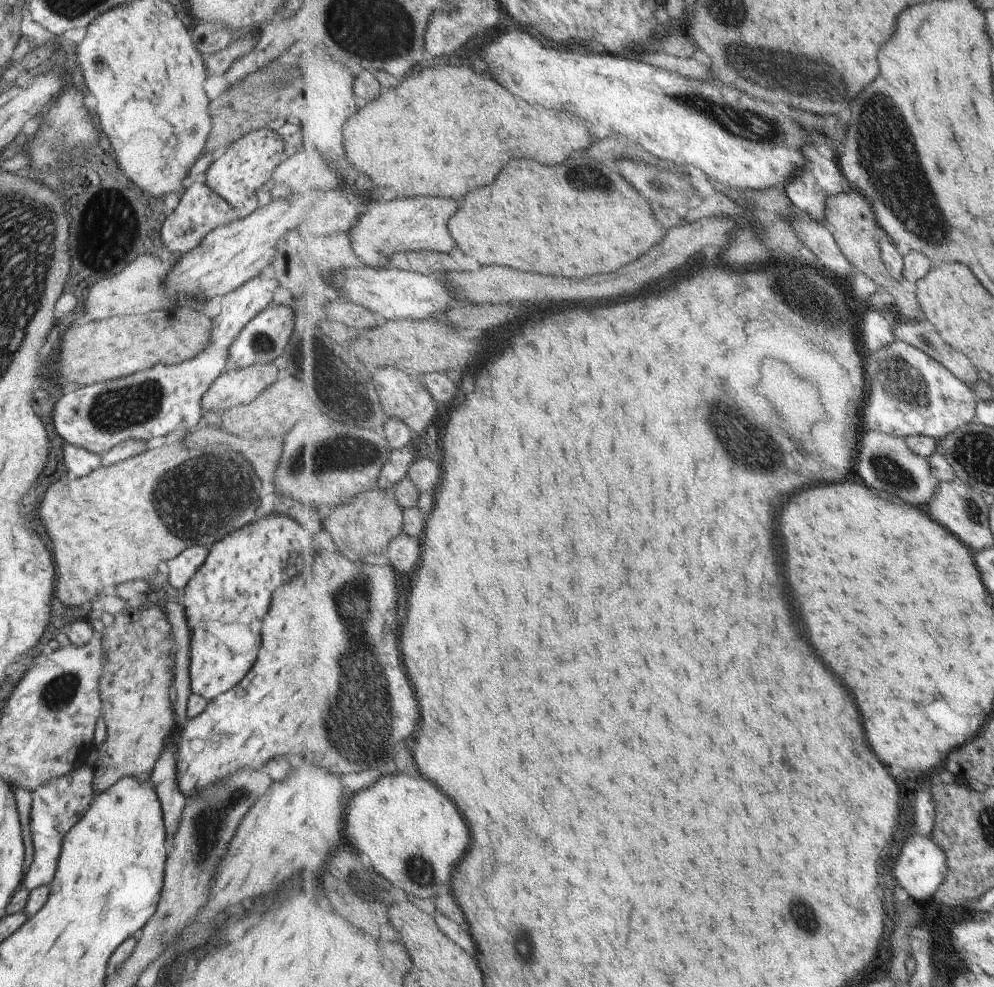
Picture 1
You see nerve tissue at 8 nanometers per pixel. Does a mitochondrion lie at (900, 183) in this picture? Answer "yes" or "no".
yes

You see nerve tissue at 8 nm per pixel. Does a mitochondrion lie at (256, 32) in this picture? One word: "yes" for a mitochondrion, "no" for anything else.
no

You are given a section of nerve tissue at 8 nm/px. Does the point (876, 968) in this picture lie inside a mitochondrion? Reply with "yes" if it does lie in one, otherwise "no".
no

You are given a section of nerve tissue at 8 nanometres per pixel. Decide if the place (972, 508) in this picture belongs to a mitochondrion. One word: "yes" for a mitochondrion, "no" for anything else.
yes

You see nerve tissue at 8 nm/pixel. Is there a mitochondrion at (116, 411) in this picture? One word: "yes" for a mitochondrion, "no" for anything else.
yes

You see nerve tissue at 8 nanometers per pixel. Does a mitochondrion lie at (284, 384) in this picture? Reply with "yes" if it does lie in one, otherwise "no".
no

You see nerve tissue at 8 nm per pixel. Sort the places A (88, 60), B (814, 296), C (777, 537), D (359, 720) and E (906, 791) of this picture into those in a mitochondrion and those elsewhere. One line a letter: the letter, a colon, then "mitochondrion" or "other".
A: other
B: mitochondrion
C: other
D: mitochondrion
E: other

